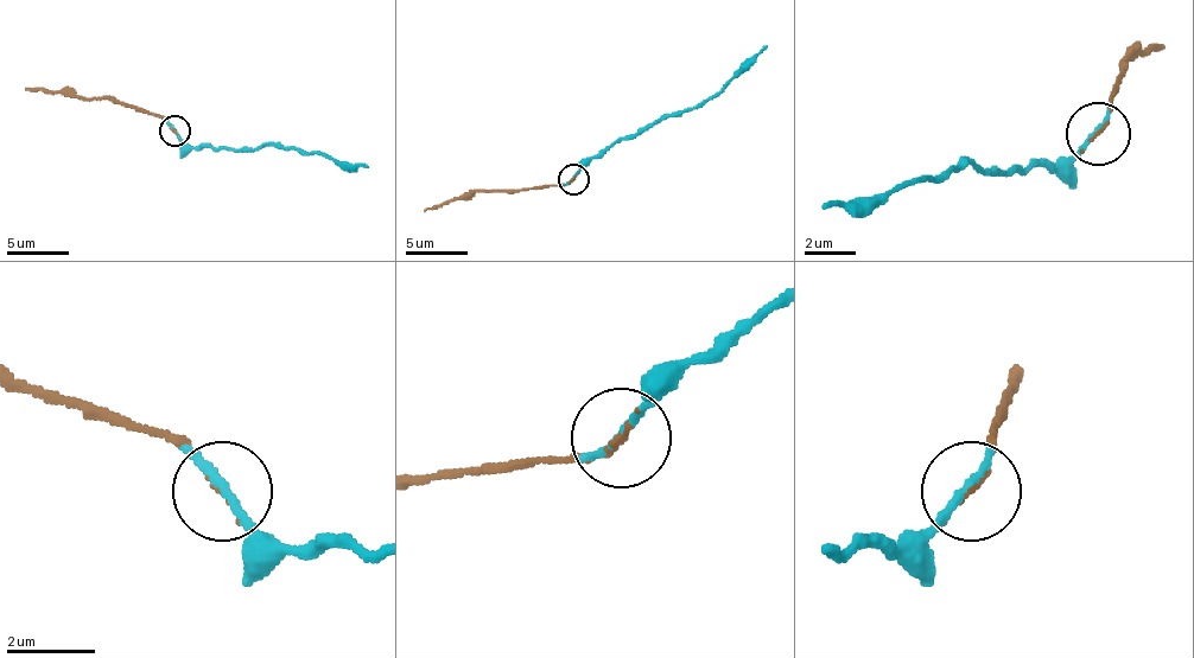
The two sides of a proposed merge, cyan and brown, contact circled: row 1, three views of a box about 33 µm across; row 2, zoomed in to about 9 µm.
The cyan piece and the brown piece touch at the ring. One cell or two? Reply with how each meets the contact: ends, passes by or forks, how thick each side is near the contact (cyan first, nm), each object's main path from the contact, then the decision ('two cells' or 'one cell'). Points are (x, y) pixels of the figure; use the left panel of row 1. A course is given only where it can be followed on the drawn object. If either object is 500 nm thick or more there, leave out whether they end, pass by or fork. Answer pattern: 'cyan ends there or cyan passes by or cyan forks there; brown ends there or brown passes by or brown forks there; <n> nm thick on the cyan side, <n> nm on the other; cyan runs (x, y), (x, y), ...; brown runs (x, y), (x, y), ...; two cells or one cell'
cyan passes by; brown ends there; 200 nm thick on the cyan side, 110 nm on the other; cyan runs (175, 131), (190, 146), (213, 148), (271, 146), (315, 152), (367, 167); brown runs (175, 131), (163, 117), (110, 100), (78, 100), (26, 87); one cell

